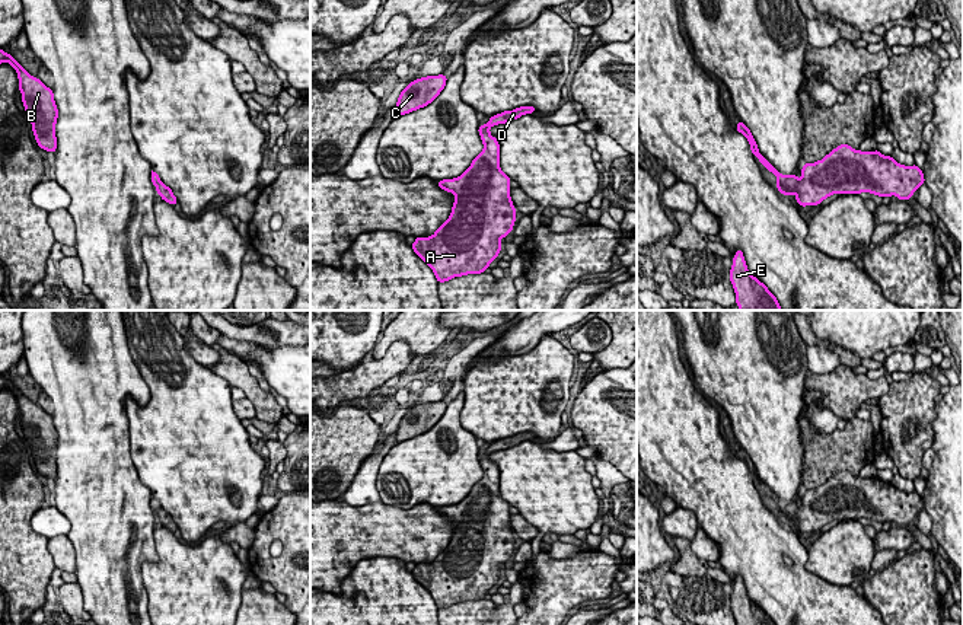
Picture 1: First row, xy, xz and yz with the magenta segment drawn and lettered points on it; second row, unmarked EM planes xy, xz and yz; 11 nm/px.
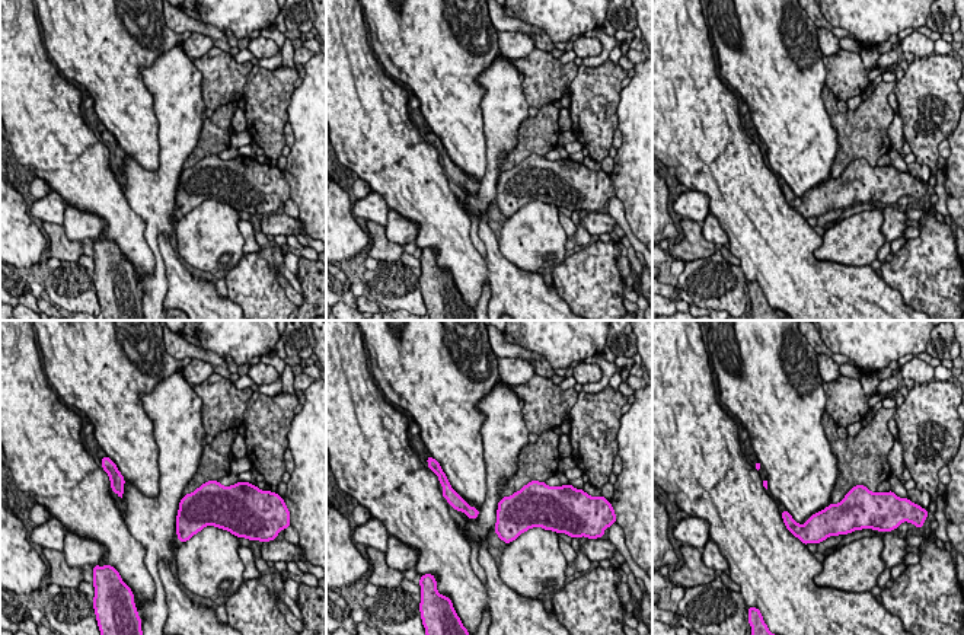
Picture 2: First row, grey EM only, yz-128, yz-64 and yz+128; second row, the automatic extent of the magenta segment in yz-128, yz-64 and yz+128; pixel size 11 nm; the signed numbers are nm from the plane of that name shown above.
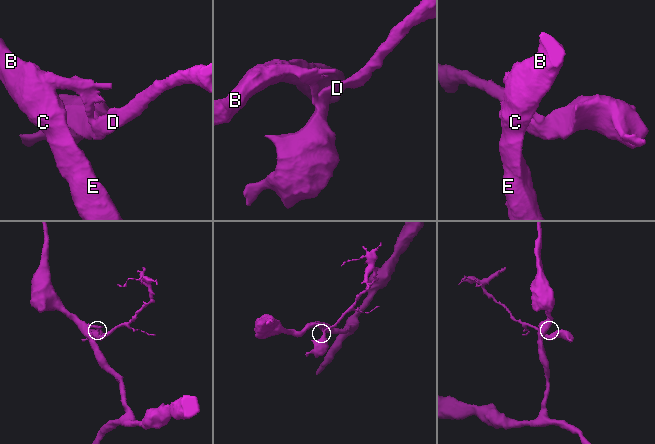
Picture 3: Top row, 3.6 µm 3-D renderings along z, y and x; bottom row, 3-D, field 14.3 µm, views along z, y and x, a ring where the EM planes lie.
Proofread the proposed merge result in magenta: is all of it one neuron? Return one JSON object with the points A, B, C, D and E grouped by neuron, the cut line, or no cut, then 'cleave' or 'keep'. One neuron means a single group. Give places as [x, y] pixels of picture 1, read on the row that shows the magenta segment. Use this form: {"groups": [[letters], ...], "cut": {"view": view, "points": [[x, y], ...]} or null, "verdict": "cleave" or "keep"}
{"groups": [["A", "B", "C", "D", "E"]], "cut": null, "verdict": "keep"}

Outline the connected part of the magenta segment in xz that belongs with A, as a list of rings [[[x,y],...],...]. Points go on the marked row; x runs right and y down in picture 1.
[[[520,106],[492,115],[485,125],[479,125],[484,150],[472,160],[471,166],[457,178],[437,181],[437,185],[456,198],[449,219],[428,237],[415,237],[411,245],[434,272],[437,283],[449,281],[468,274],[482,274],[501,251],[501,237],[514,229],[516,207],[510,197],[510,178],[500,168],[500,144],[490,128],[506,124],[522,115],[535,112],[535,106]]]

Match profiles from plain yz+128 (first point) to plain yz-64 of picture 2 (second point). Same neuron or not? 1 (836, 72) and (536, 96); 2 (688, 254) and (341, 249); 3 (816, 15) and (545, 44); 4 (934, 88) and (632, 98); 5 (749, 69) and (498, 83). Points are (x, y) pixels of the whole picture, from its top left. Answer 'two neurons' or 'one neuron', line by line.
1: one neuron
2: two neurons
3: one neuron
4: two neurons
5: two neurons

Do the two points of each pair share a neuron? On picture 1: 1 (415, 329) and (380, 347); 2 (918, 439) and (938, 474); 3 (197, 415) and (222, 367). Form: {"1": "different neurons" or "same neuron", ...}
{"1": "same neuron", "2": "different neurons", "3": "different neurons"}

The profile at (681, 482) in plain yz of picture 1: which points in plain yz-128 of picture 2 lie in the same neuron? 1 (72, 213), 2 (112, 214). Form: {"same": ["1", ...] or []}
{"same": ["2"]}

